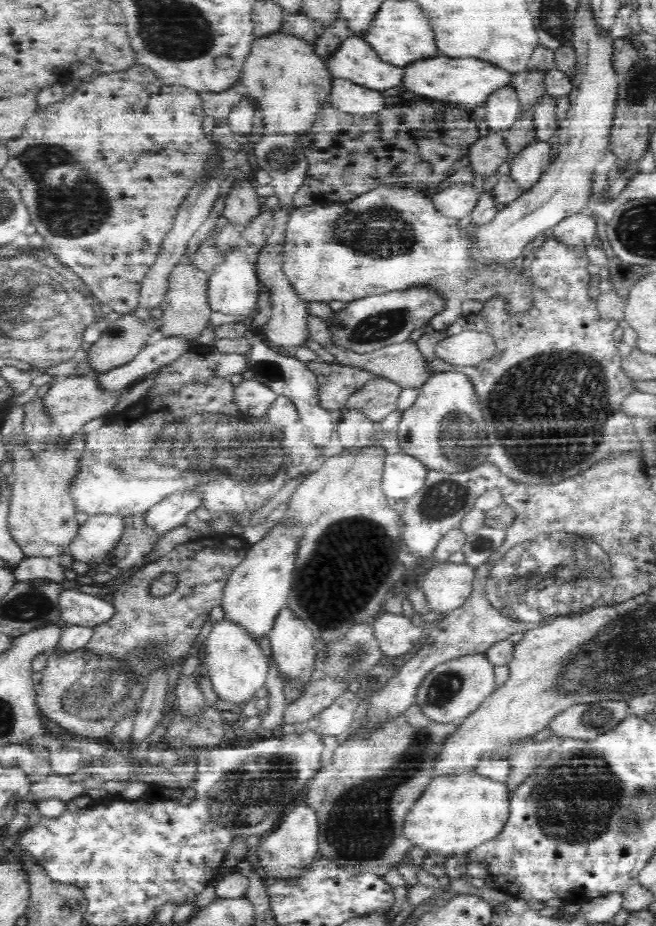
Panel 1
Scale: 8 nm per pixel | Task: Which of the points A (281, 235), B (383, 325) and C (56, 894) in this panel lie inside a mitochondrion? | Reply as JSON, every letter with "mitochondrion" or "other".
{"A":"other","B":"mitochondrion","C":"mitochondrion"}

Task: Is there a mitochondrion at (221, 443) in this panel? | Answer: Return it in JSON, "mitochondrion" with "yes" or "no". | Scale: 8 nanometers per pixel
{"mitochondrion":"yes"}

